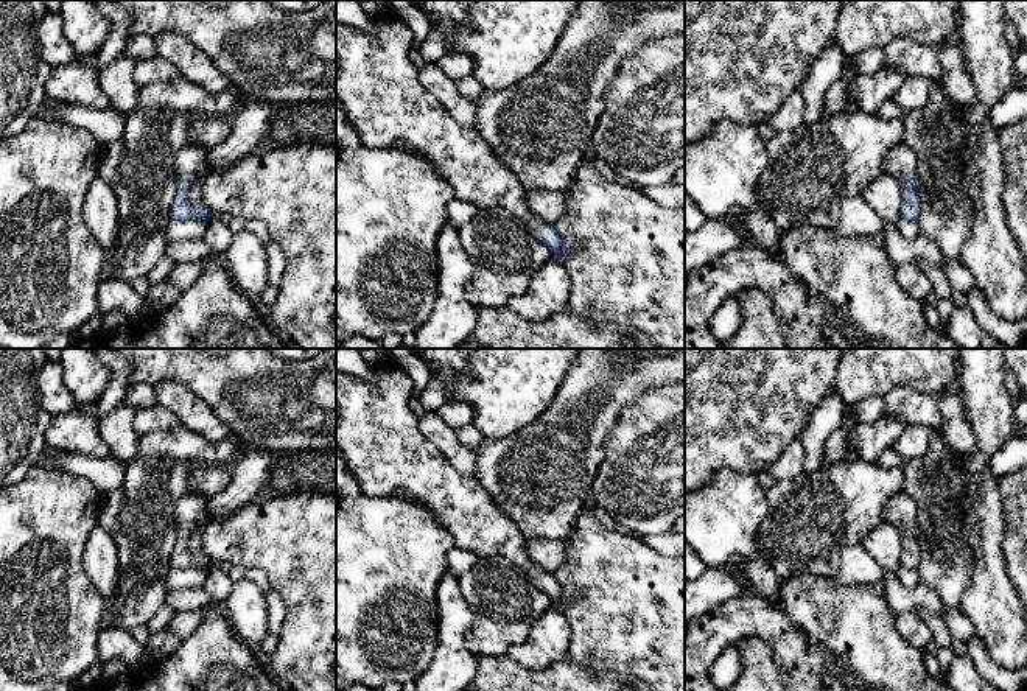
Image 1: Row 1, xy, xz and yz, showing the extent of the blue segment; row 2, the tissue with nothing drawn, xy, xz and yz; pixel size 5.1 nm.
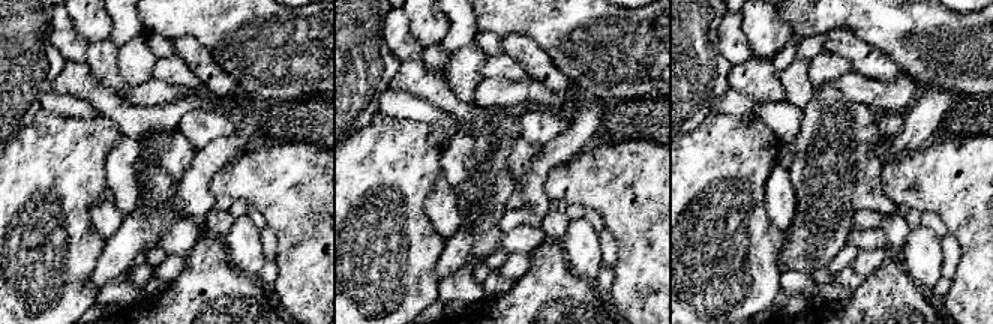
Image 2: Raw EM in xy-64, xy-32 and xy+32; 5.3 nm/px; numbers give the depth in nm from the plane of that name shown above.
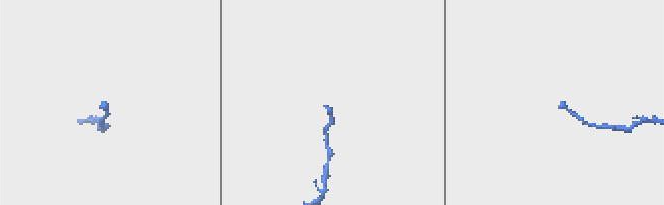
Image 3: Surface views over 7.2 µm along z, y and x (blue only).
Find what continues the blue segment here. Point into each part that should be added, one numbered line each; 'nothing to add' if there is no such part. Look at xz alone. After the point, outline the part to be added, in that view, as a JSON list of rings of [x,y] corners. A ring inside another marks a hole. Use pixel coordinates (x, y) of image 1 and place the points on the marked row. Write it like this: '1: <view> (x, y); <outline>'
1: xz (378, 86); [[[373,16],[369,31],[336,25],[336,100],[342,104],[347,123],[358,134],[361,145],[375,149],[403,143],[411,154],[423,154],[453,187],[456,198],[478,209],[499,207],[532,226],[534,233],[545,233],[546,224],[526,205],[526,190],[498,159],[476,128],[461,125],[426,90],[419,70],[409,59],[414,36],[398,19]]]

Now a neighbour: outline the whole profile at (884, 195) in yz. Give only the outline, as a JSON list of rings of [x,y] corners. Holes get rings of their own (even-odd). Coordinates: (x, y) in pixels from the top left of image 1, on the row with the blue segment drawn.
[[[881,171],[861,196],[885,224],[896,224],[901,218],[903,182],[893,174]]]

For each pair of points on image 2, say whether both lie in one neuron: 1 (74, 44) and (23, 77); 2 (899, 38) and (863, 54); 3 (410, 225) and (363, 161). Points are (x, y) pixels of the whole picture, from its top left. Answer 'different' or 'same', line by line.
1: different
2: different
3: same

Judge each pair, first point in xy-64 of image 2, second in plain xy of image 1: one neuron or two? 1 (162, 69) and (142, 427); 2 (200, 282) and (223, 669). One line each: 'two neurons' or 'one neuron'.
1: one neuron
2: one neuron

